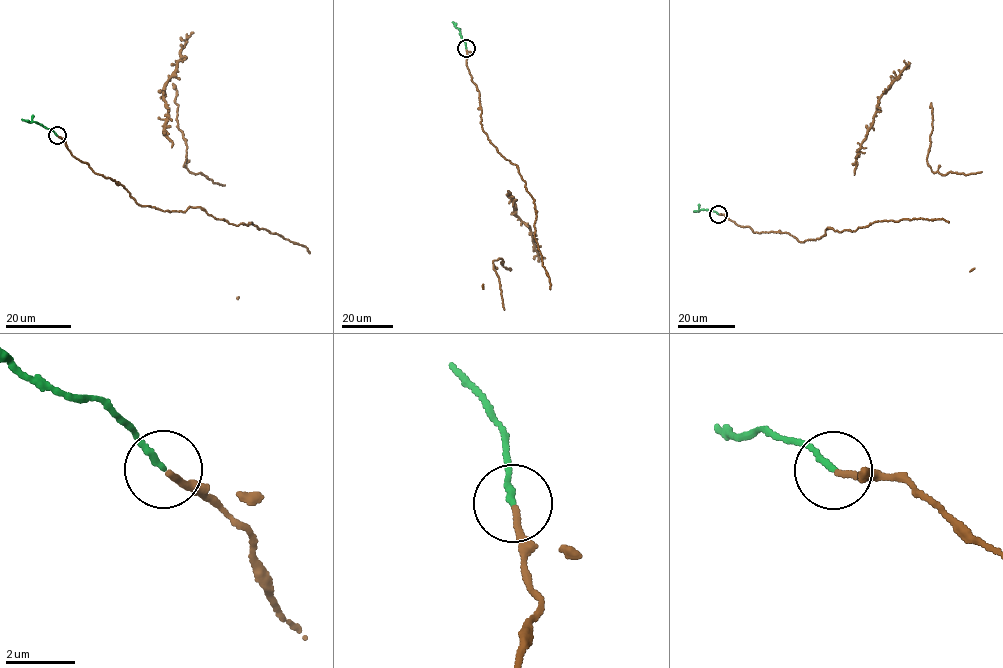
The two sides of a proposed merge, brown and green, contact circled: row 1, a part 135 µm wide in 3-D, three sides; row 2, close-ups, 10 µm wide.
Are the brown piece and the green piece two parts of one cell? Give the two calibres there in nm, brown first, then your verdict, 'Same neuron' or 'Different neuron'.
Thickness 170 nm (brown) against 170 nm. Different neuron

